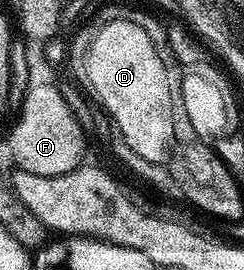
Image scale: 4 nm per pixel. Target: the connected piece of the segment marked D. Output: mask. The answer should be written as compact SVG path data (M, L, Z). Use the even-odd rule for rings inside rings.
M131 19L123 21L115 21L114 23L106 23L106 27L102 27L98 31L98 35L94 39L94 43L88 49L86 58L86 73L88 69L87 84L92 86L92 92L95 99L101 101L103 108L109 118L114 122L118 133L124 137L130 148L133 148L138 155L142 155L143 159L148 159L150 163L164 165L172 156L174 148L174 119L172 118L172 96L170 95L170 79L166 79L166 67L162 67L162 59L160 53L154 47L154 43L150 43L150 35L146 35L146 31L142 31L142 27L138 27L138 23L134 23Z

